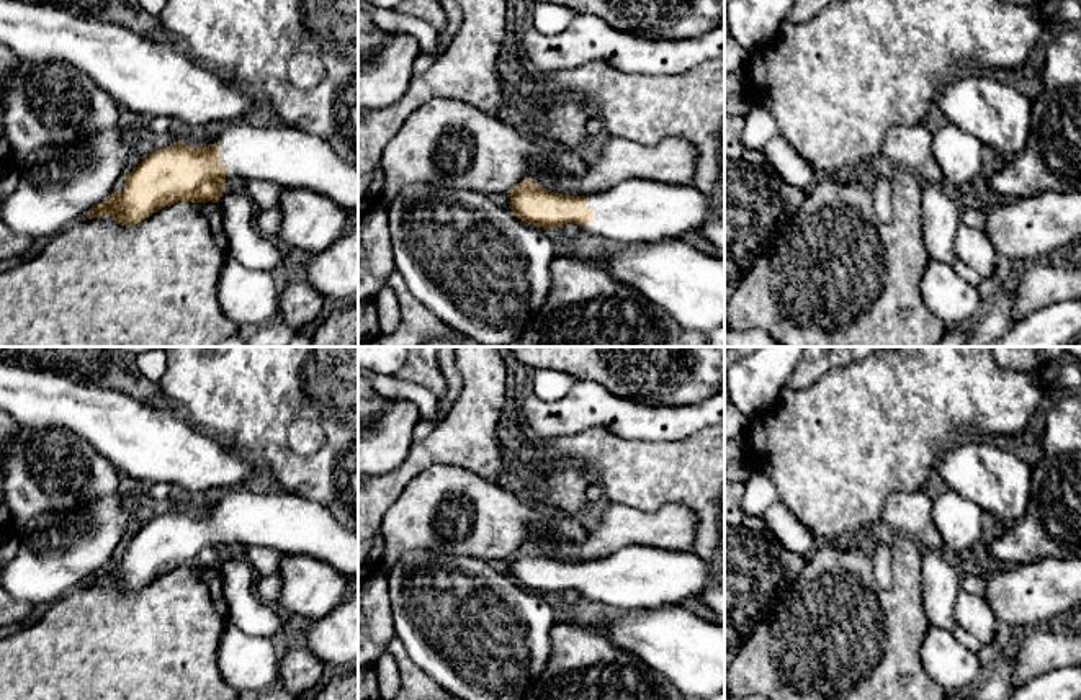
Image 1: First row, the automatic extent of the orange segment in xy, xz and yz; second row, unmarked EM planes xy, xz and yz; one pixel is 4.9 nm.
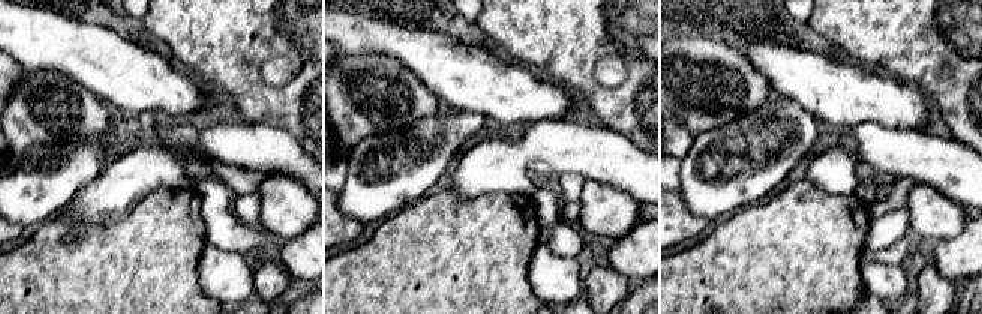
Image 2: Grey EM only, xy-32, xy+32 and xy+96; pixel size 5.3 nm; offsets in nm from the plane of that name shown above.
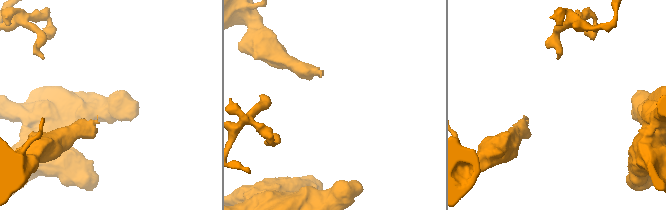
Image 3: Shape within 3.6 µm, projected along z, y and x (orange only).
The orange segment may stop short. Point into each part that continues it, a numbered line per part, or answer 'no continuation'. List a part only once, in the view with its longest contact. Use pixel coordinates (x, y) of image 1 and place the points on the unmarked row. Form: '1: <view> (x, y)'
1: xy (285, 522)

